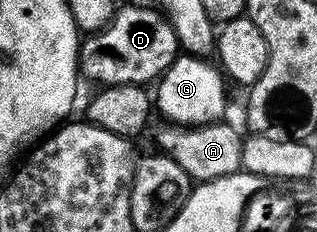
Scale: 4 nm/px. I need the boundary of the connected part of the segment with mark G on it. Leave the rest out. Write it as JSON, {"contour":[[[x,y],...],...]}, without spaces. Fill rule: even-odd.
{"contour":[[[181,53],[155,83],[154,106],[169,123],[177,126],[211,126],[225,117],[228,98],[224,95],[225,75],[215,61]]]}

